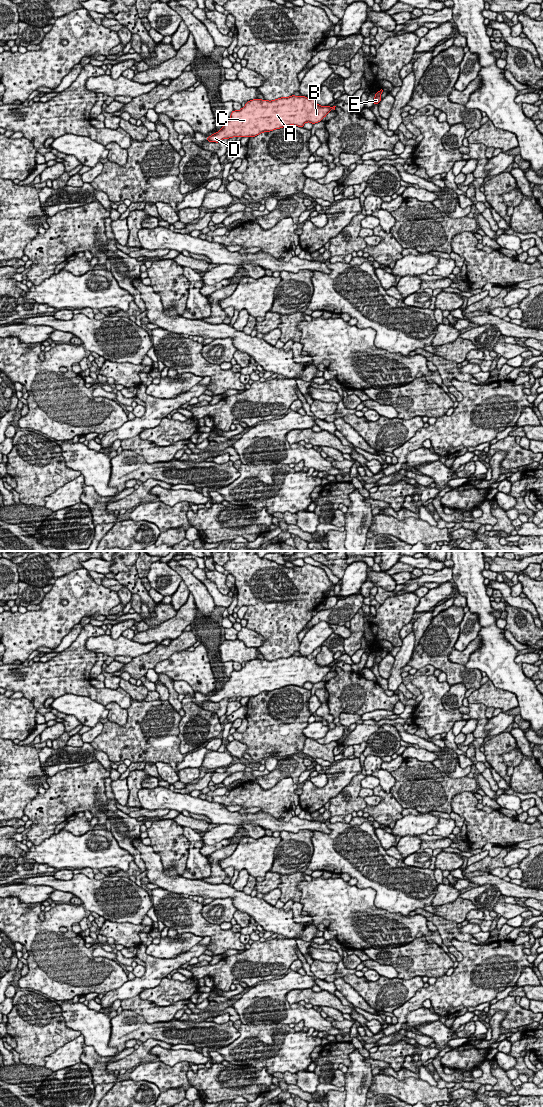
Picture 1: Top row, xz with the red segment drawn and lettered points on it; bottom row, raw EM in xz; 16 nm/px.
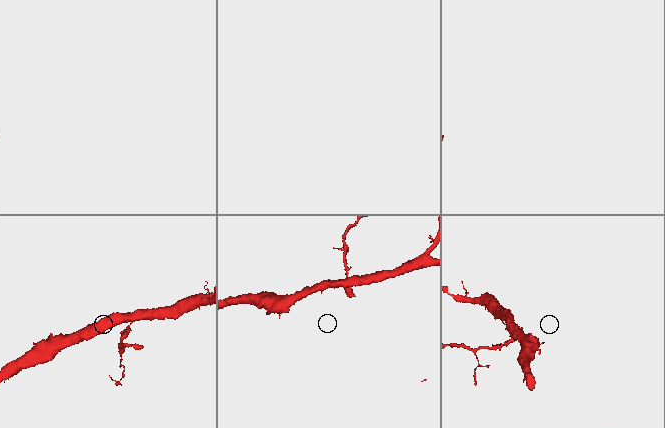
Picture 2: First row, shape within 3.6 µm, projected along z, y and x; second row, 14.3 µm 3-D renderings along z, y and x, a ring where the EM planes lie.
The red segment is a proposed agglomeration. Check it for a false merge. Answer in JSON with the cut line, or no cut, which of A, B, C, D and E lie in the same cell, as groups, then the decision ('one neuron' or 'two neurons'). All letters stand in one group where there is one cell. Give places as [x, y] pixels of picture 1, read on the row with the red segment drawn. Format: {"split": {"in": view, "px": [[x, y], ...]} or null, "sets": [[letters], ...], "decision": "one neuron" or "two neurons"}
{"split": {"in": "xz", "px": [[375, 95], [379, 96]]}, "sets": [["A", "B", "C", "D"], ["E"]], "decision": "two neurons"}

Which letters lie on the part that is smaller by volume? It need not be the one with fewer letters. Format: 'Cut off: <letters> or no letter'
Cut off: E

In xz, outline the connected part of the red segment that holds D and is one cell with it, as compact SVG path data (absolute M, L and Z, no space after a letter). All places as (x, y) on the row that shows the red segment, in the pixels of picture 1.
M305 96L281 97L272 101L253 99L246 102L246 105L239 111L232 111L229 120L223 125L220 131L207 137L207 141L219 143L225 138L232 137L255 137L263 132L273 131L289 125L303 128L306 122L312 124L322 121L324 117L336 106L320 106L316 98L310 100Z

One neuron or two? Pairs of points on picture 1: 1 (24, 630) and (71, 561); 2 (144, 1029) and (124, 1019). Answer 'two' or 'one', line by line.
1: two
2: one

